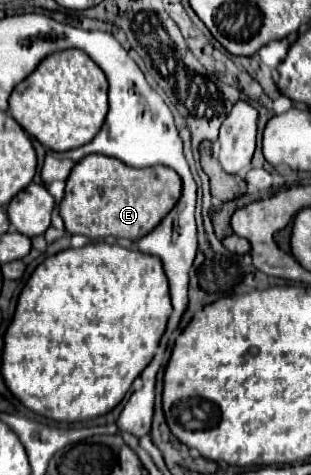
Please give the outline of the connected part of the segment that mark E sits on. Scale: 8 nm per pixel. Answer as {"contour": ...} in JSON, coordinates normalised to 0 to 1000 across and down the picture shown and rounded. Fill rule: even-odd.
{"contour":[[[289,324],[244,341],[232,354],[219,379],[212,379],[212,408],[193,425],[186,442],[206,463],[206,476],[225,493],[270,493],[289,501],[457,501],[476,488],[495,484],[495,476],[566,434],[566,425],[585,413],[585,379],[579,371],[534,354],[534,349],[482,349],[482,354],[424,354],[386,341],[379,333],[328,328],[328,324]]]}

